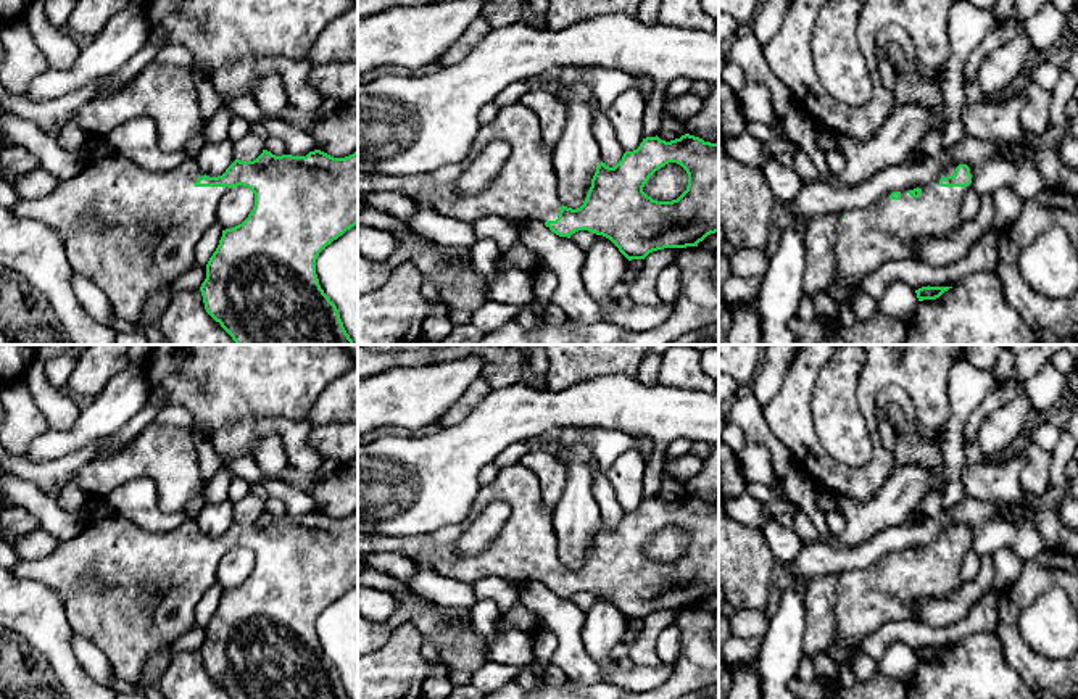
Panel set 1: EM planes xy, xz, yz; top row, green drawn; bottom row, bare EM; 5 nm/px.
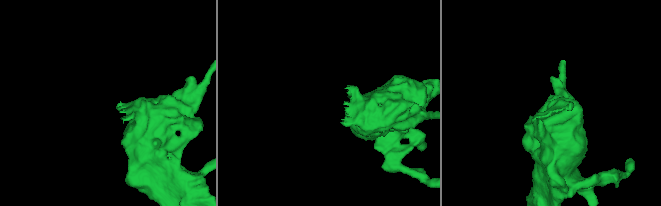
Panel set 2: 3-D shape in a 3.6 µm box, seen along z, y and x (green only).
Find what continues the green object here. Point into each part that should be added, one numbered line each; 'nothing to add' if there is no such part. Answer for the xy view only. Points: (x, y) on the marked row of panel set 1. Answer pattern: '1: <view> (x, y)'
1: xy (129, 231)

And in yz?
1: yz (887, 231)

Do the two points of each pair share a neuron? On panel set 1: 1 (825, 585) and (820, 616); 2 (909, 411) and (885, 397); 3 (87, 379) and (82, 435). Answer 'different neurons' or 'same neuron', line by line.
1: same neuron
2: same neuron
3: different neurons

